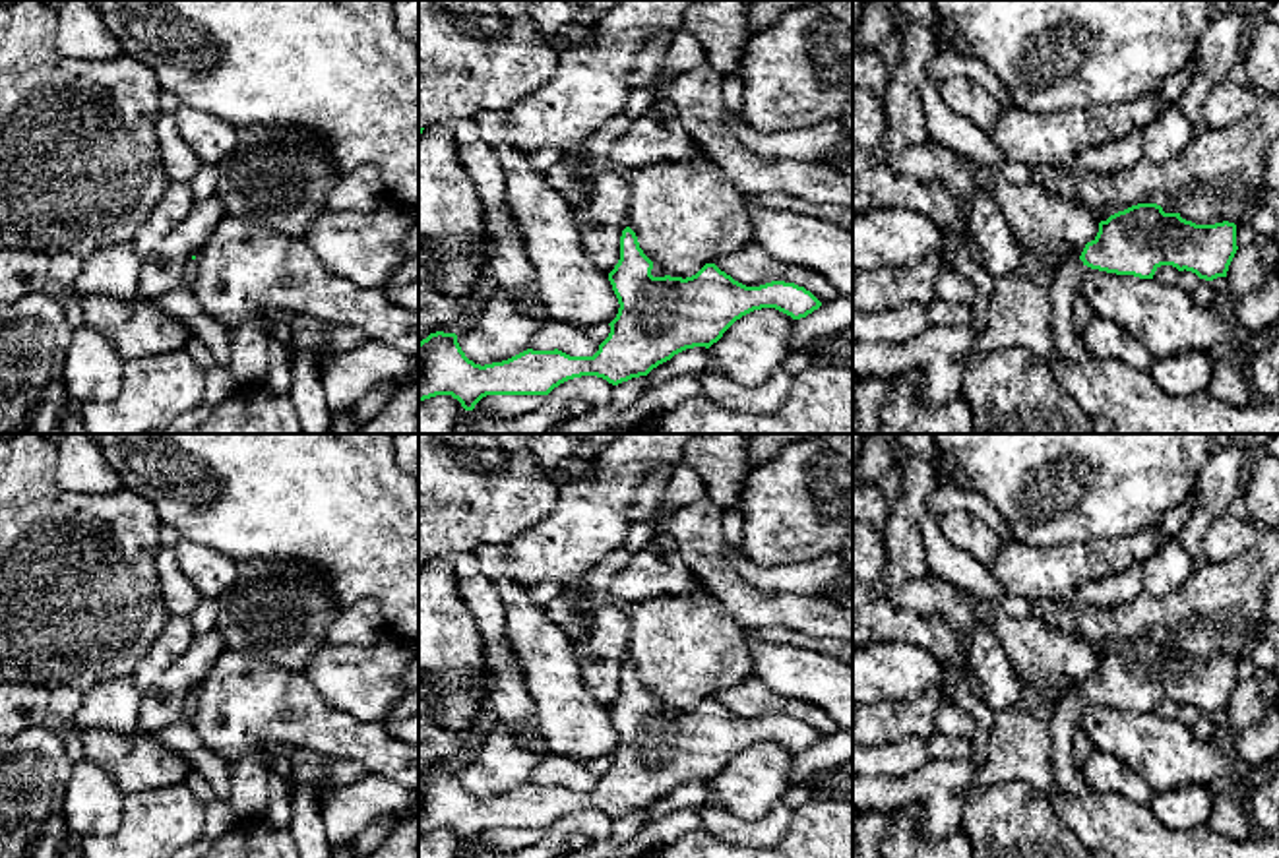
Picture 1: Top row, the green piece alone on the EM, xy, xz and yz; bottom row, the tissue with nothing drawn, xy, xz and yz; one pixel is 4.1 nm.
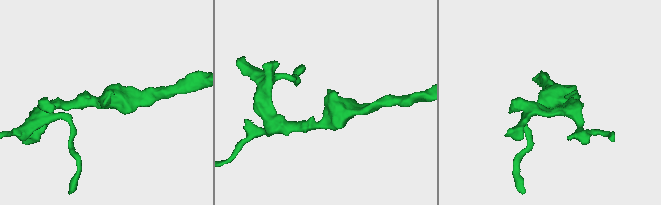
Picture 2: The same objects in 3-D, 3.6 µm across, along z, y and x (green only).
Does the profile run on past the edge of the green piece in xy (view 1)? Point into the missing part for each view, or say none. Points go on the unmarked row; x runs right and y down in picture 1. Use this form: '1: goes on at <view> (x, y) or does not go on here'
1: does not go on here

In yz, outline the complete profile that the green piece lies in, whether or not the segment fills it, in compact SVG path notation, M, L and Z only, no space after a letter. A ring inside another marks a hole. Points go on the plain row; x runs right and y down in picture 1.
M1138 637L1099 657L1081 689L1066 697L1046 722L1054 779L1068 794L1093 792L1074 761L1076 717L1083 701L1153 713L1161 699L1192 705L1200 713L1227 711L1236 688L1236 659L1196 659L1157 637Z

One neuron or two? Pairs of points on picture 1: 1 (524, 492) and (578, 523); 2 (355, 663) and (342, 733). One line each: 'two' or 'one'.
1: two
2: two

